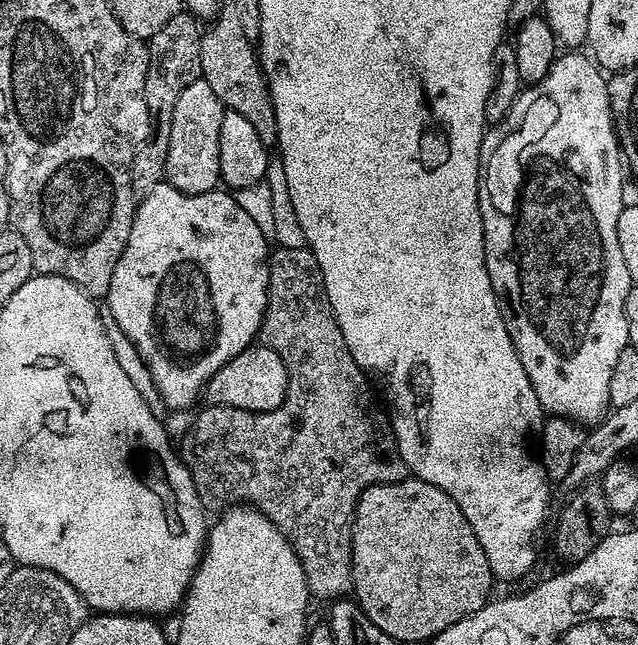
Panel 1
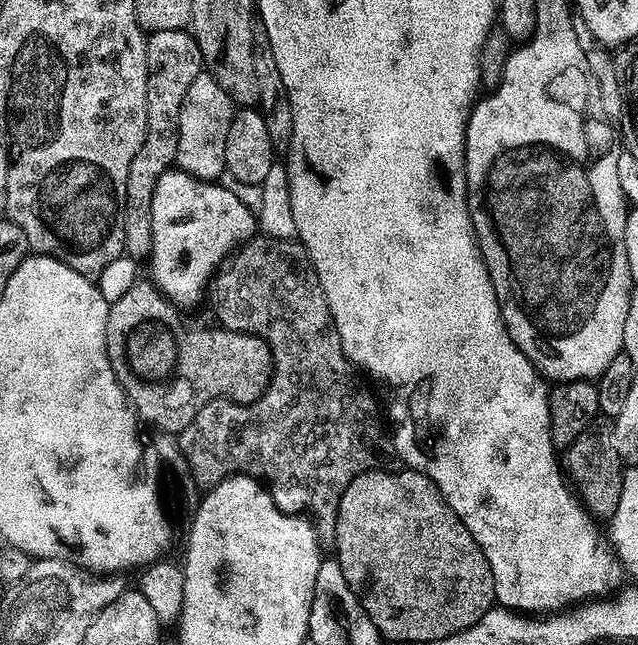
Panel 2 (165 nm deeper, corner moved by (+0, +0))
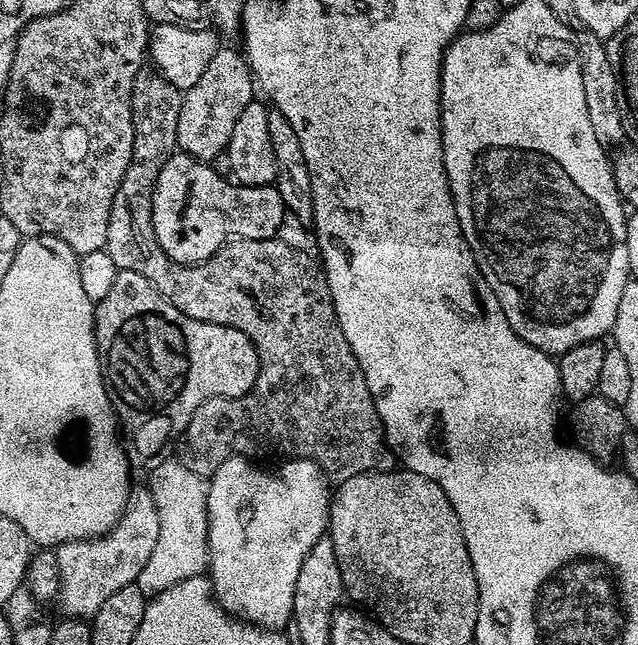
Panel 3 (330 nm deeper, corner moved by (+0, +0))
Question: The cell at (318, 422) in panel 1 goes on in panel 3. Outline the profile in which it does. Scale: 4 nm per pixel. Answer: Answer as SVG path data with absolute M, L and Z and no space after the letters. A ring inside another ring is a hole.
M145 66L141 68L140 73L134 78L134 86L132 87L134 150L130 158L130 166L126 166L126 174L122 174L122 182L114 194L114 202L110 210L110 226L106 230L106 251L111 260L115 262L117 269L134 270L134 274L142 274L142 278L146 278L146 282L153 284L158 290L158 294L165 296L175 308L182 310L182 314L186 314L190 318L198 318L206 322L230 326L234 330L242 330L248 335L250 342L254 342L256 353L258 354L258 362L260 363L258 378L246 395L239 396L238 398L226 398L225 396L210 398L206 402L202 402L202 406L198 406L198 410L194 410L194 414L188 423L188 428L182 437L182 443L184 443L182 459L184 464L190 466L190 470L194 470L194 474L210 478L218 470L218 466L222 466L222 462L226 462L232 456L260 458L256 456L264 456L267 452L277 452L278 455L284 456L280 458L313 460L315 464L319 464L320 470L324 473L325 477L336 486L341 484L346 478L354 478L363 472L393 471L394 453L392 447L388 445L388 440L384 437L384 427L380 421L378 410L374 406L374 398L370 394L370 386L366 386L366 378L362 374L362 366L358 366L358 358L354 358L354 350L350 350L350 342L346 342L346 334L342 334L342 326L336 323L336 311L332 305L330 286L328 285L328 279L319 259L313 258L311 260L307 256L309 254L307 251L295 248L294 246L286 246L286 242L275 238L271 240L229 240L210 259L202 260L198 264L178 264L175 260L170 259L162 250L162 246L156 237L154 222L152 221L152 199L156 193L158 174L162 174L162 166L166 166L168 159L171 156L177 155L178 152L176 139L178 138L178 114L180 113L181 99L181 89L173 86L155 67Z

